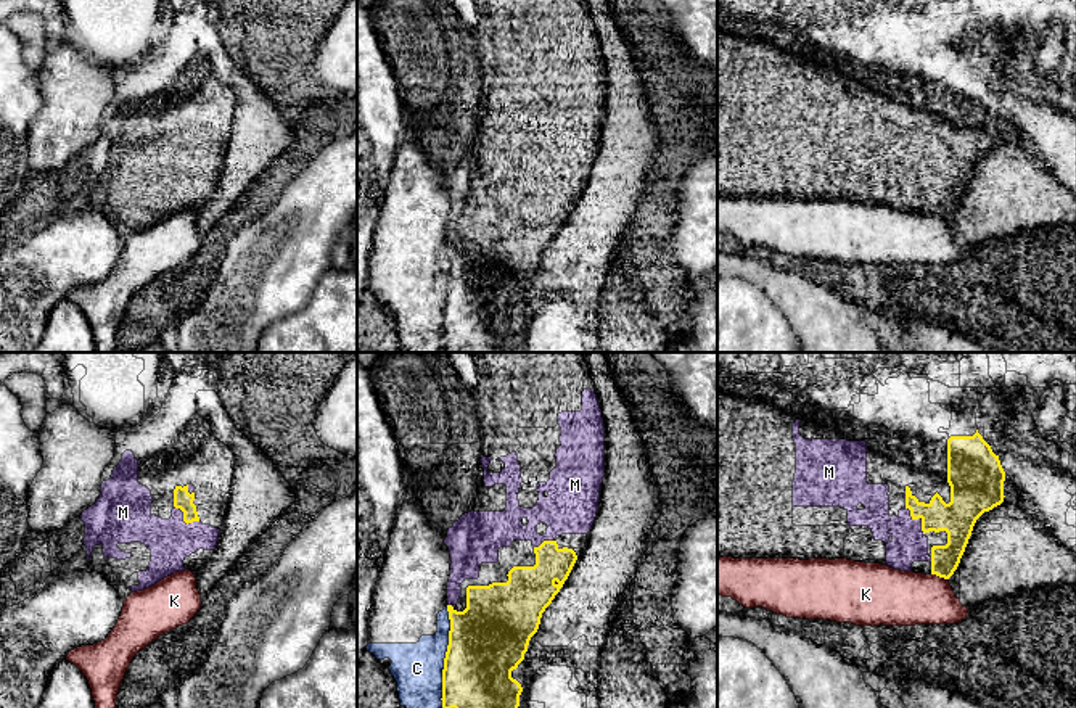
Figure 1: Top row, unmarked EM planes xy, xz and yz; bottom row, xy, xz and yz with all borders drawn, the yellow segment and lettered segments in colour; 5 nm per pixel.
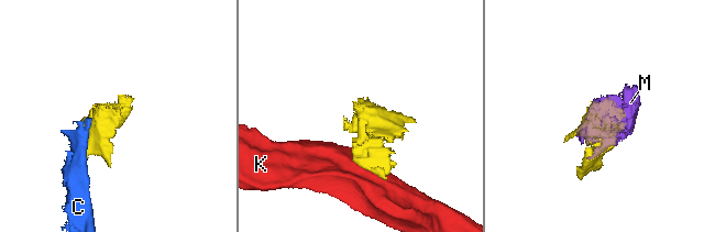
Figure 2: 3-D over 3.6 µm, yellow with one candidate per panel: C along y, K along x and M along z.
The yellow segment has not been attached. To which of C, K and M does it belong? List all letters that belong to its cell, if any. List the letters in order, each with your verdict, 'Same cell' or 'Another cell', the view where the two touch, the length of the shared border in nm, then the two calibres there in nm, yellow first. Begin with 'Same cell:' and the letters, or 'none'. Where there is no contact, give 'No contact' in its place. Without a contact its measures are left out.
Same cell: M
C: Another cell. Touches yellow in xz. Shared border 500 nm. Thickness 380 nm (yellow) against 260 nm
K: Another cell. Touches yellow in yz. Shared border 90 nm. Thickness 140 nm (yellow) against 280 nm
M: Same cell. Touches yellow in yz. Shared border 160 nm. Thickness 180 nm (yellow) against 170 nm

